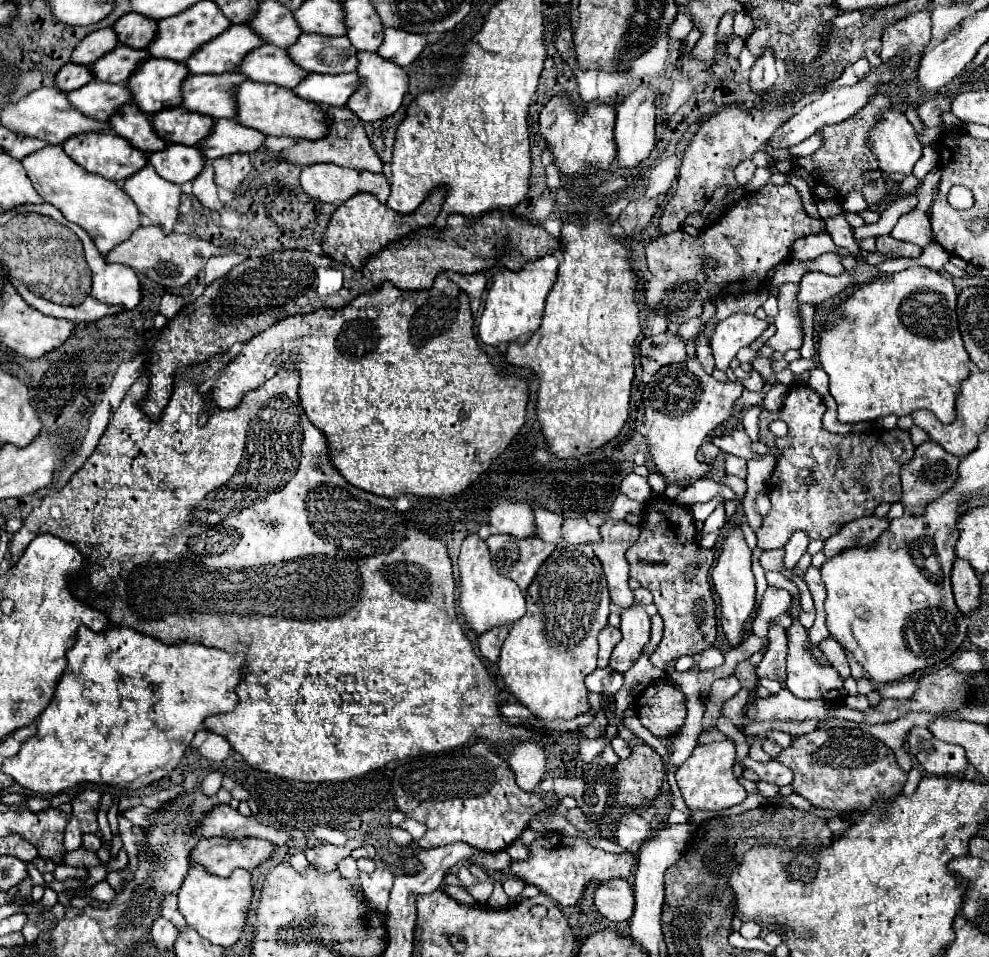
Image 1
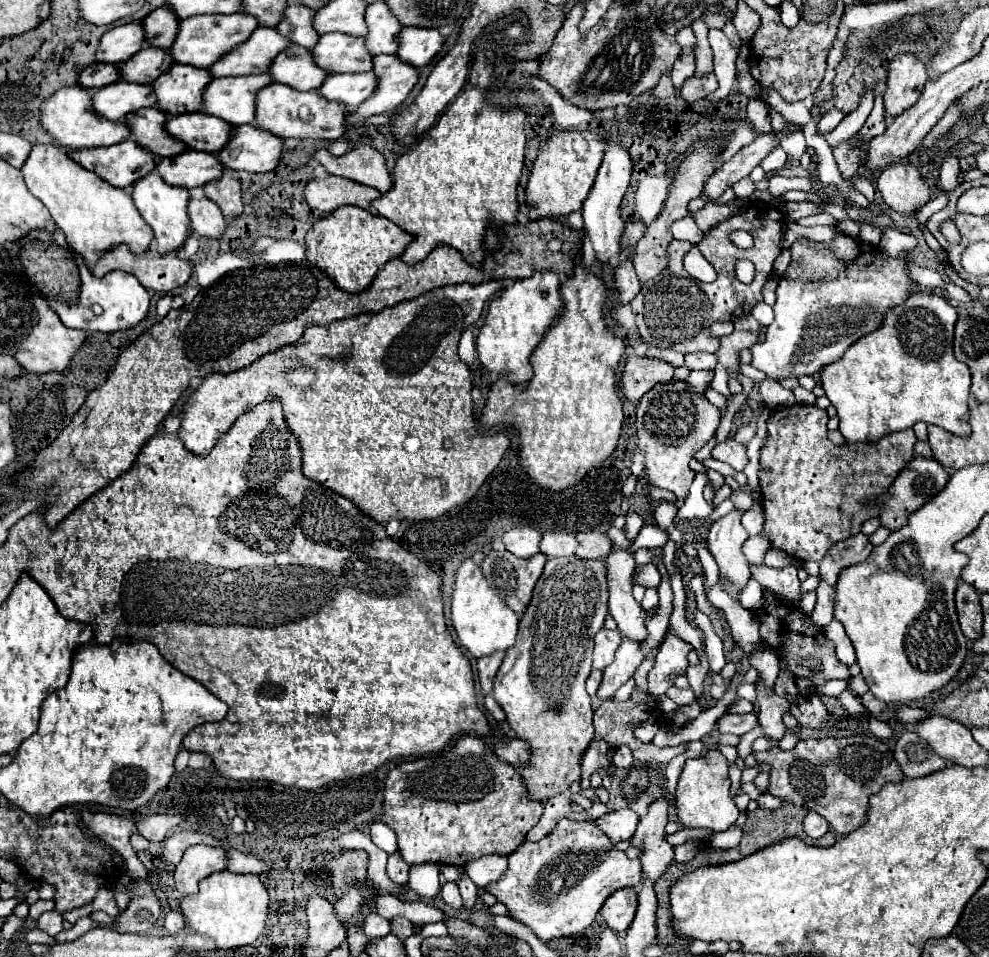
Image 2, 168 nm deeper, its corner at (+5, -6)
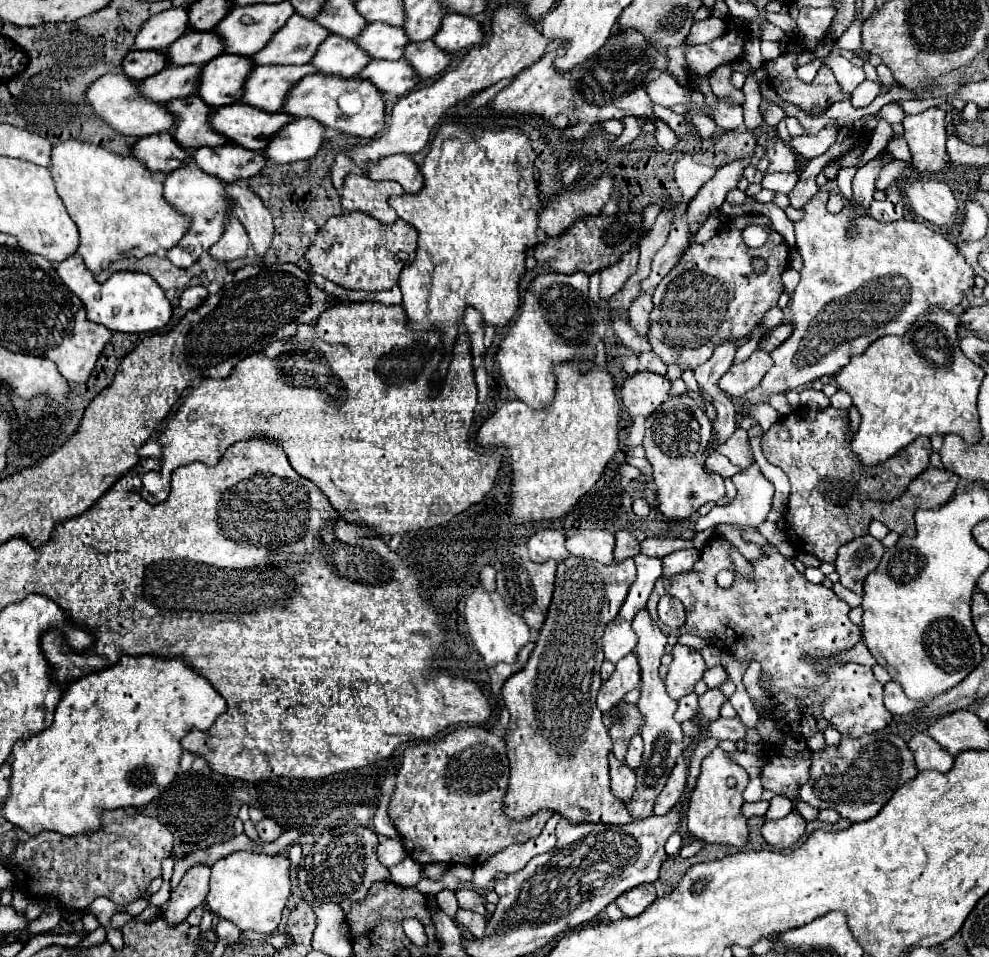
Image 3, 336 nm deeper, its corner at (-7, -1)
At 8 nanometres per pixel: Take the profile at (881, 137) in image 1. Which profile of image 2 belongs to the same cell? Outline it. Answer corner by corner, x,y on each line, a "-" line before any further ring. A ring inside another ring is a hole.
908,162
886,166
876,180
876,188
884,202
902,216
912,216
932,198
930,182
920,176
914,164

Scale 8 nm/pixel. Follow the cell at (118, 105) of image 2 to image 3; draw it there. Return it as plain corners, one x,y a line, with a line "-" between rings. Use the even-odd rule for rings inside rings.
184,65
184,67
164,67
160,73
146,77
138,83
142,97
154,103
168,103
178,97
188,97
196,91
196,81
200,77
202,65

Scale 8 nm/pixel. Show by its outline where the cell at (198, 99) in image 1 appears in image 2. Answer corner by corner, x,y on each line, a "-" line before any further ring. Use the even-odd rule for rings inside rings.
234,76
214,78
204,90
204,112
218,116
232,126
250,124
256,118
256,94
272,84
272,76

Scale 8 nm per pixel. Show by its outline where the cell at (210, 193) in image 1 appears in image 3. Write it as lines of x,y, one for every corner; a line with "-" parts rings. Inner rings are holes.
228,215
226,223
224,223
224,233
222,233
220,241
216,245
212,245
210,255
220,261
232,261
232,259
244,257
246,247
248,247
248,235
246,235
244,227
240,225
240,221
236,217

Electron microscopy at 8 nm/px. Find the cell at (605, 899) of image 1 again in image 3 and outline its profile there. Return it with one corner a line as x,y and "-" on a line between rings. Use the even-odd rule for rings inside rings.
638,885
636,889
630,889
628,893
622,893
616,899
618,909
624,913
624,917
636,917
640,915
652,901
656,899
656,887
650,885

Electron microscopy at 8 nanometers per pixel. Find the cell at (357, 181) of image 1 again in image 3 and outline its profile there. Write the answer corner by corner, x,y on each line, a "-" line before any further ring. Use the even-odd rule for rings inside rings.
350,173
340,189
344,211
364,211
382,223
394,223
396,211
388,205
390,195
404,193
396,181
372,181
366,175

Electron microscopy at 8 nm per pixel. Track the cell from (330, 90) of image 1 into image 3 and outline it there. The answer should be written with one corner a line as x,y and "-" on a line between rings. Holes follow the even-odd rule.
370,61
358,79
372,81
374,87
386,97
402,97
418,85
418,77
414,69
404,61

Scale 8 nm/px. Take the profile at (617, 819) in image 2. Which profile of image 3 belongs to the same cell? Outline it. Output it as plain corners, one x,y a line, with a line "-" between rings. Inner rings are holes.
568,557
558,563
552,605
548,607
548,617
538,633
534,651
524,669
514,673
502,687
502,697
510,711
510,725
504,737
510,757
510,785
504,797
504,813
510,819
524,819
540,809
550,809
572,821
610,825
632,823
632,815
624,803
610,791
608,753
612,751
612,741
602,721
602,713
596,707
596,693
602,683
602,633
608,621
618,615
634,579
636,565
632,557
612,565
600,565
600,561
588,561
584,557

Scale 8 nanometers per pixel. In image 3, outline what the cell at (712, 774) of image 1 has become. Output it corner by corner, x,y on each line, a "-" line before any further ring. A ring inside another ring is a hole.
716,747
710,755
706,755
702,761
696,785
688,799
688,813
686,813
688,831
696,839
702,839
706,843
744,845
748,839
748,827
740,807
744,803
742,793
748,781
750,781
748,773
740,765
736,765
720,747

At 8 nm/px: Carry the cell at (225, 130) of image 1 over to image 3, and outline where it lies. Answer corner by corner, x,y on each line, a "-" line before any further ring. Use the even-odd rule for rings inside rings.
294,119
274,133
262,149
266,161
286,165
310,159
324,139
324,127
312,119

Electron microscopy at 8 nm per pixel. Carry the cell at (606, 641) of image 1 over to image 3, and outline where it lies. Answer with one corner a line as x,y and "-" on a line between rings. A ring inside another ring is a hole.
616,617
614,621
610,621
604,629
604,655
608,661
618,663
624,655
632,653
636,647
636,633
632,631
630,623
624,621
622,617

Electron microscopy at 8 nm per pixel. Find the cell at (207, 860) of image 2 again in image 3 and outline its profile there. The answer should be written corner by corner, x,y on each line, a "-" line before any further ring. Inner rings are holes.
194,865
188,869
180,885
172,891
170,905
164,911
164,919
168,923
180,923
188,917
188,913
202,905
208,893
208,879
210,879
210,867
208,865

